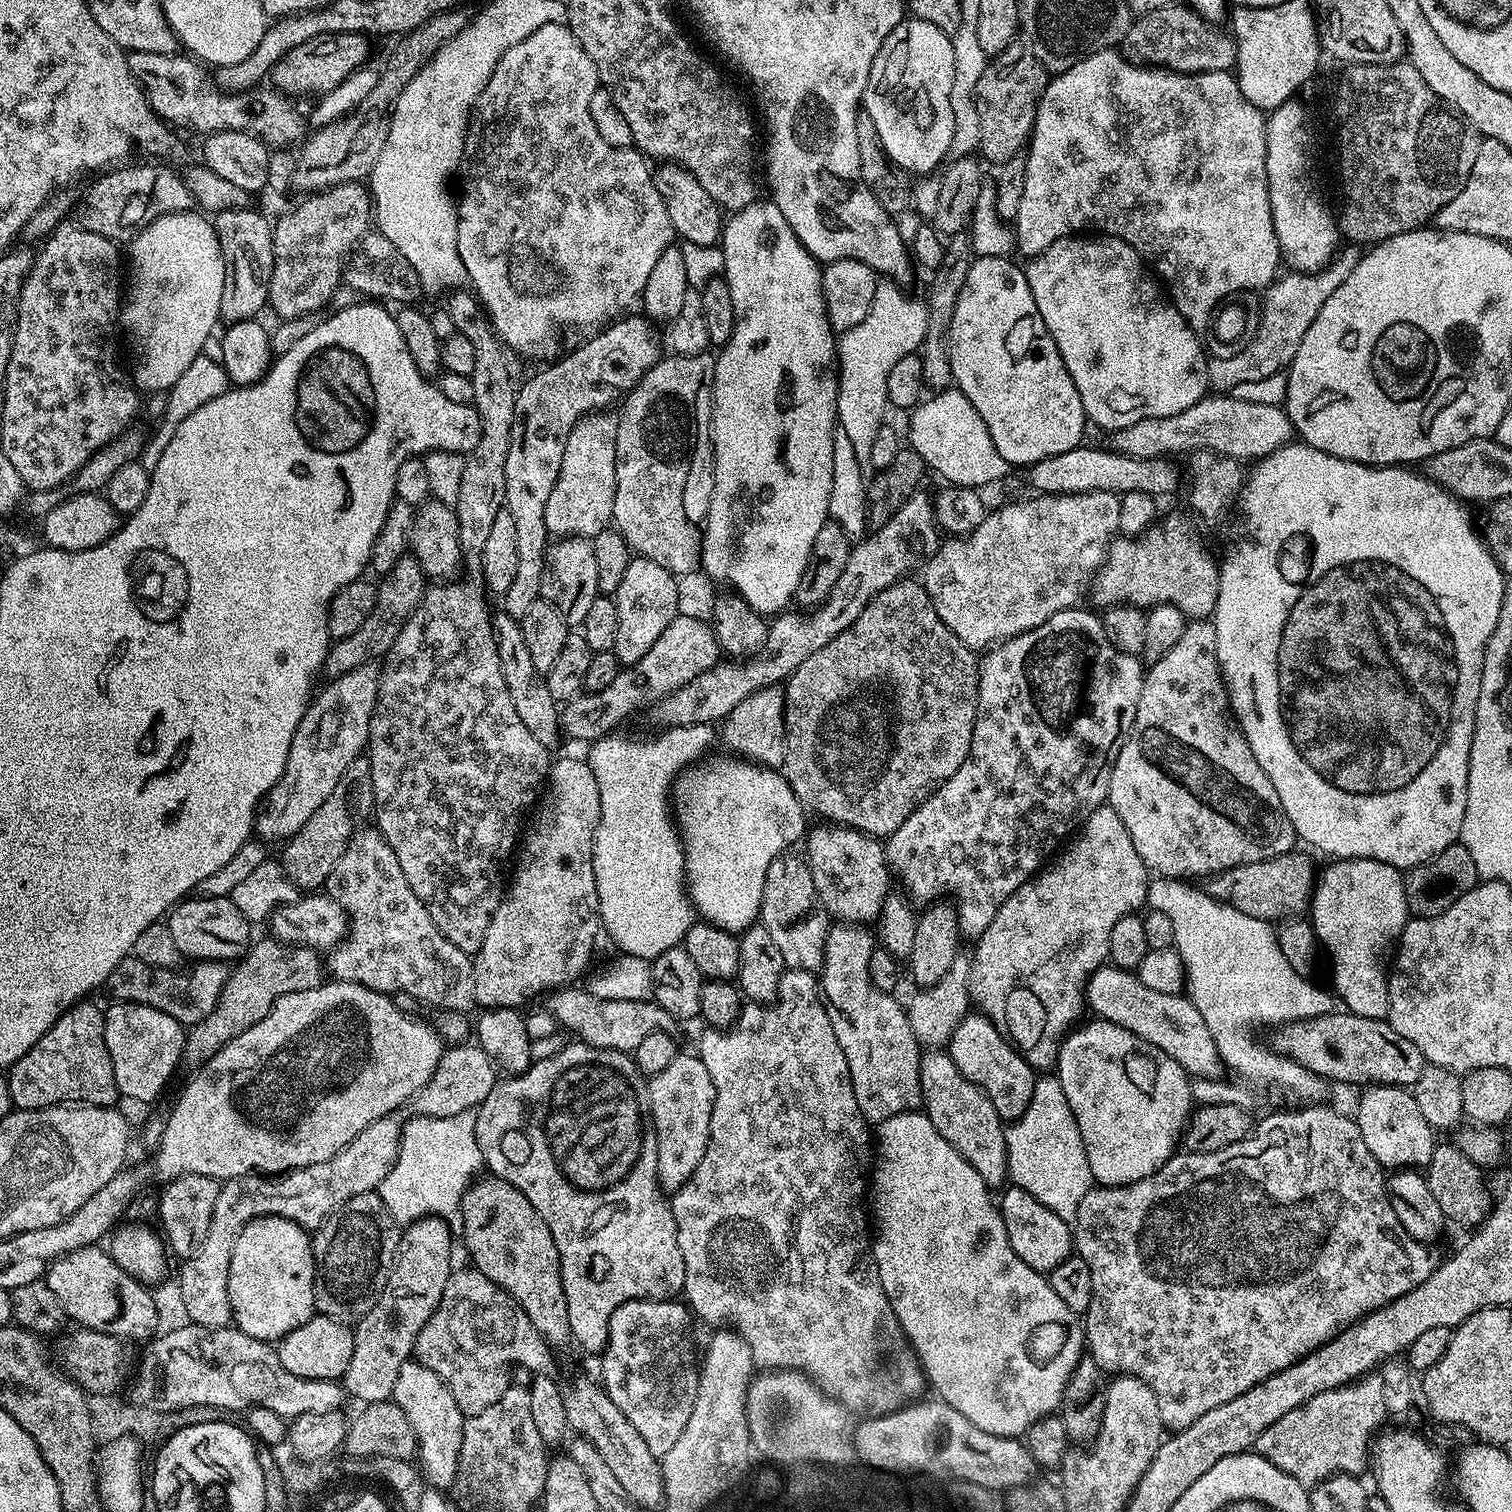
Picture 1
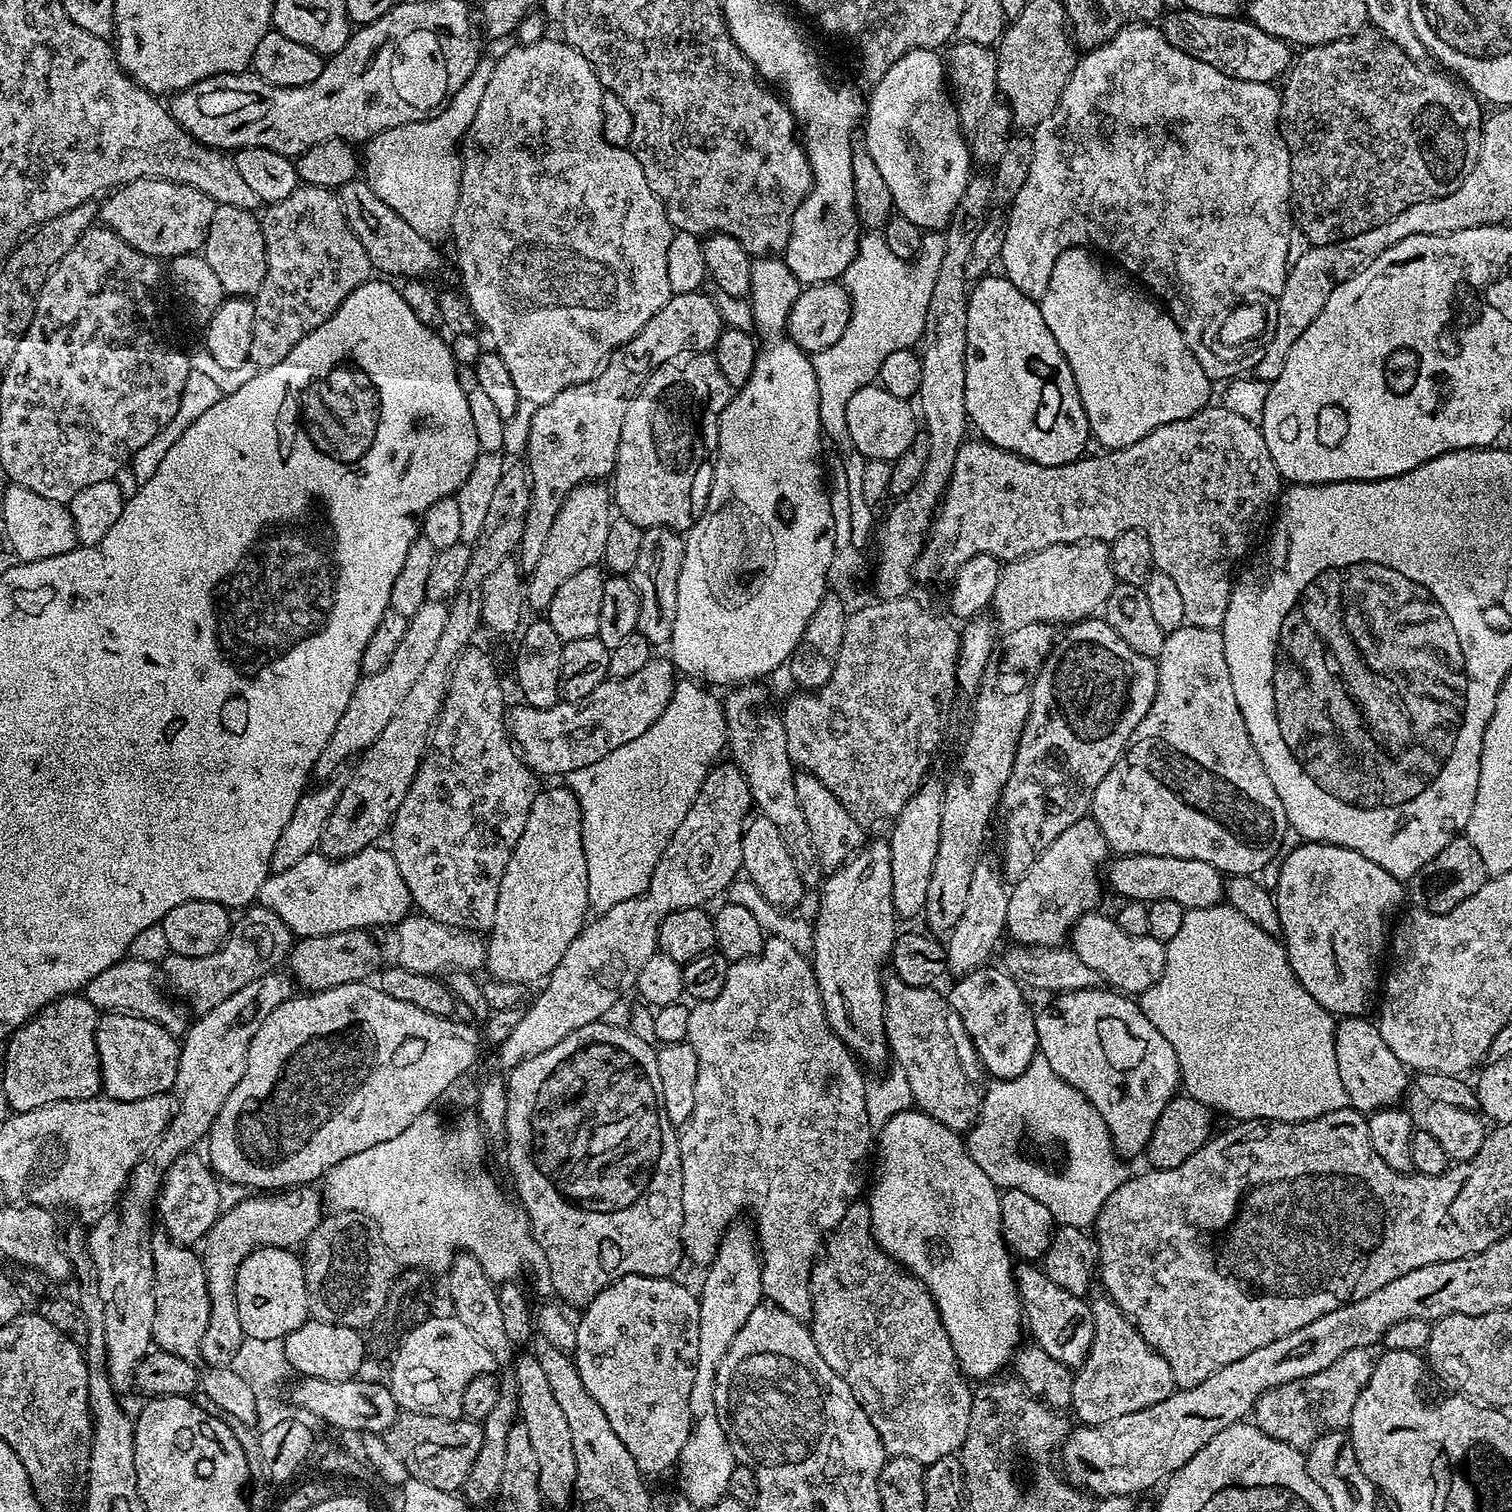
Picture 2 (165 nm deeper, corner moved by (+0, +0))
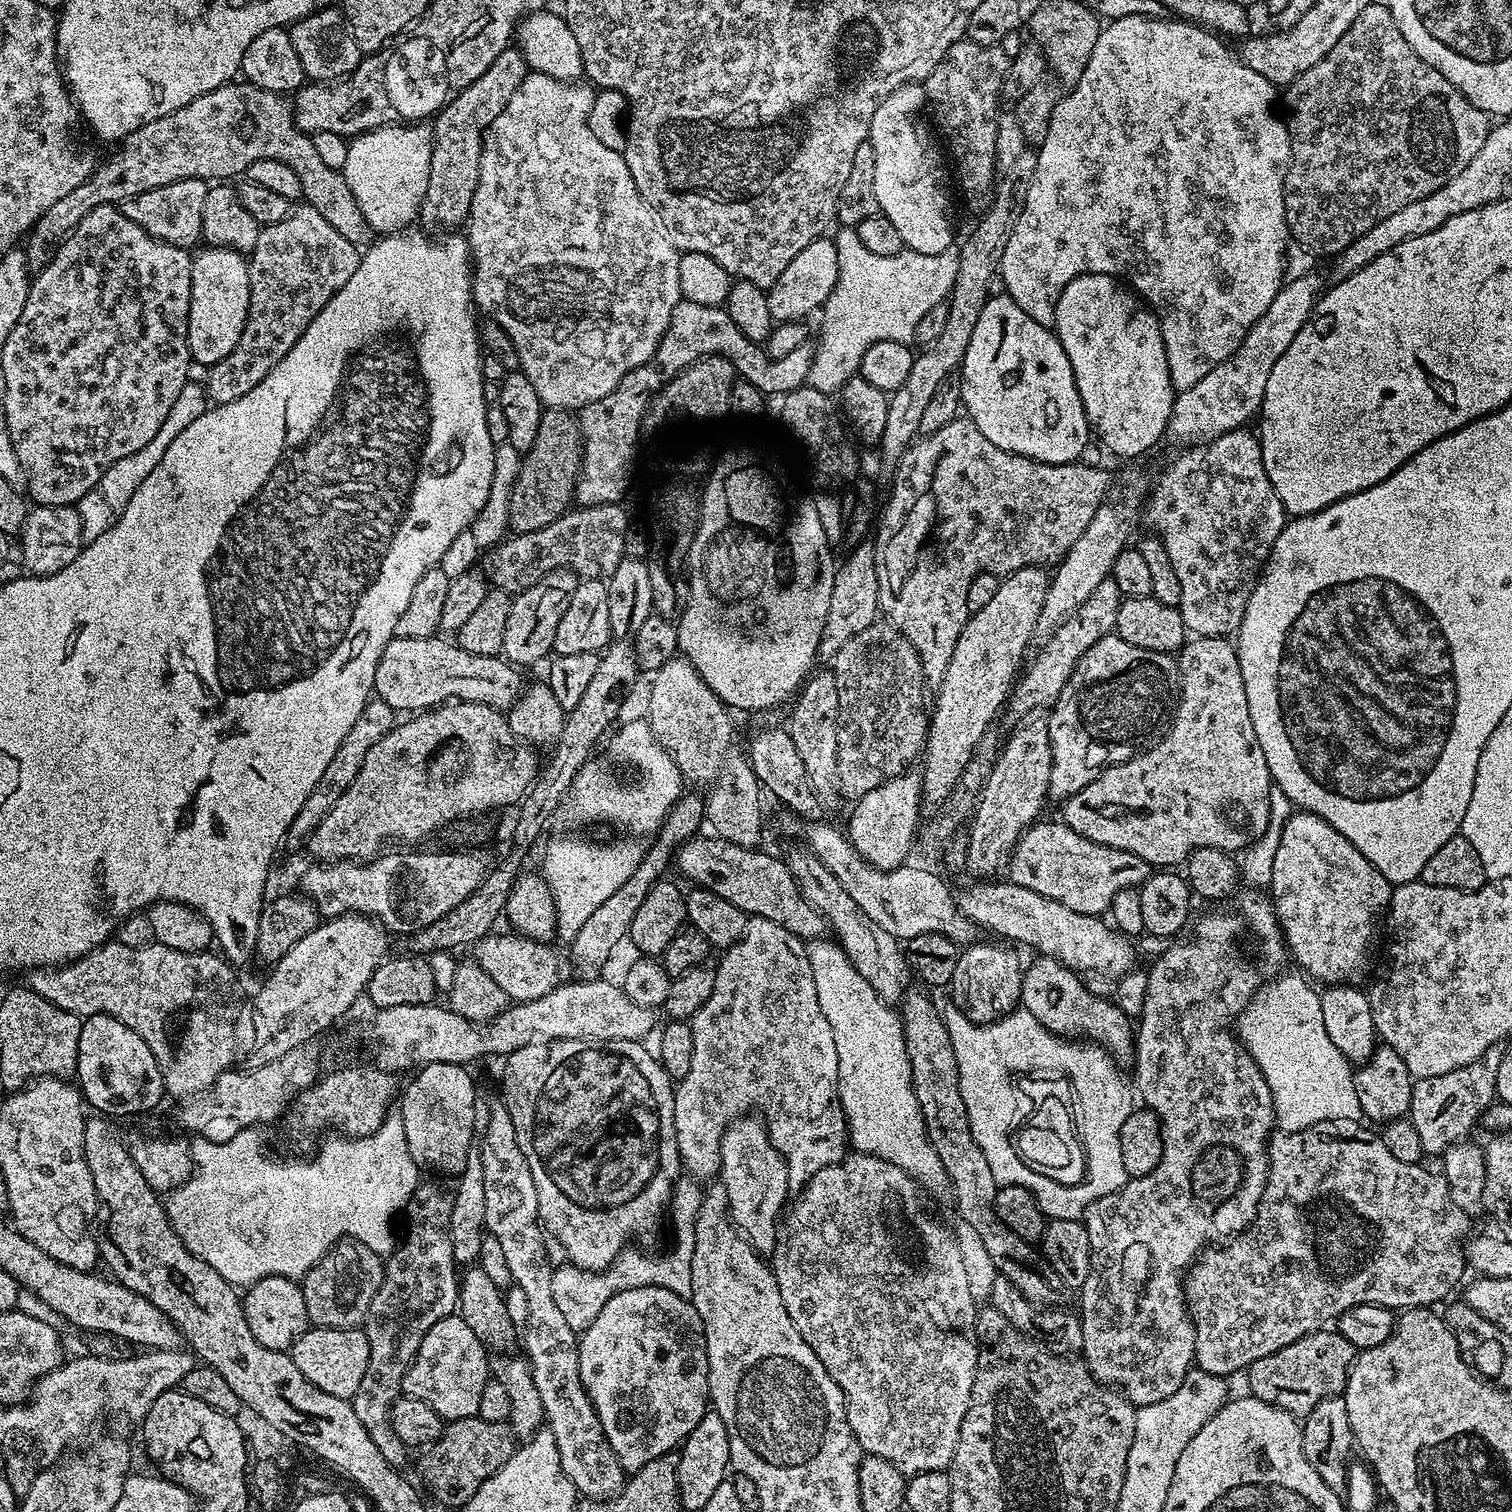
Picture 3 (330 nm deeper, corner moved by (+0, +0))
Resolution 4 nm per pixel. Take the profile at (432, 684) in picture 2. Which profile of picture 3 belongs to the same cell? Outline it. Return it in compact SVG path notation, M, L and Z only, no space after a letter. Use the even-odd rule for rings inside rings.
M545 408L542 422L538 422L538 434L534 437L534 444L528 452L521 455L520 469L510 490L508 526L513 533L542 530L542 526L550 526L550 522L569 511L576 490L576 478L580 475L581 451L582 441L577 417L567 408Z

